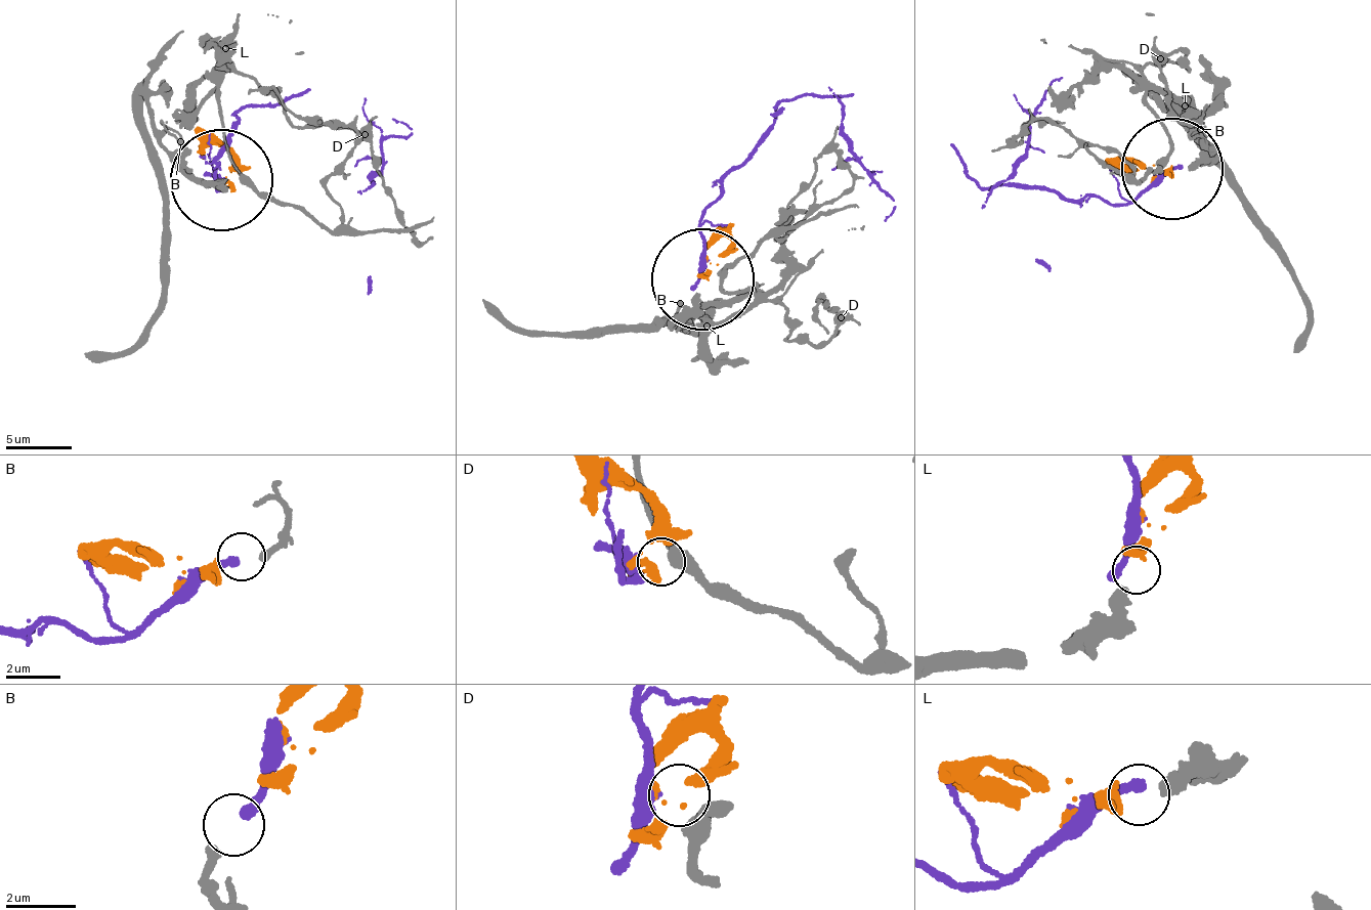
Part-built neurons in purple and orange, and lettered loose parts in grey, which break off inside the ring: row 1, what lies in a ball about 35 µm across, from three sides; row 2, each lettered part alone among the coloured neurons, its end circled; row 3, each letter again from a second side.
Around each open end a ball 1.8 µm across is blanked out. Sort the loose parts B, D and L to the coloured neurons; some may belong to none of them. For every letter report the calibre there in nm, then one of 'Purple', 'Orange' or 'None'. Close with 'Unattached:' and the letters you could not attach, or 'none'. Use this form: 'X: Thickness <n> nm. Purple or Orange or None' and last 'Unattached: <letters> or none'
B: Thickness 280 nm. Purple
D: Thickness 460 nm. None
L: Thickness 440 nm. Orange
Unattached: D

